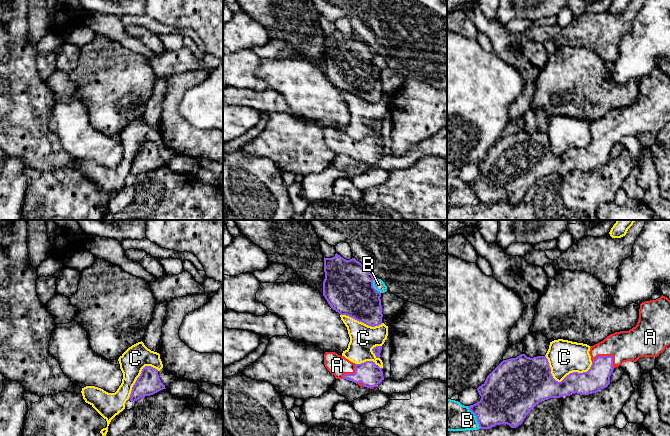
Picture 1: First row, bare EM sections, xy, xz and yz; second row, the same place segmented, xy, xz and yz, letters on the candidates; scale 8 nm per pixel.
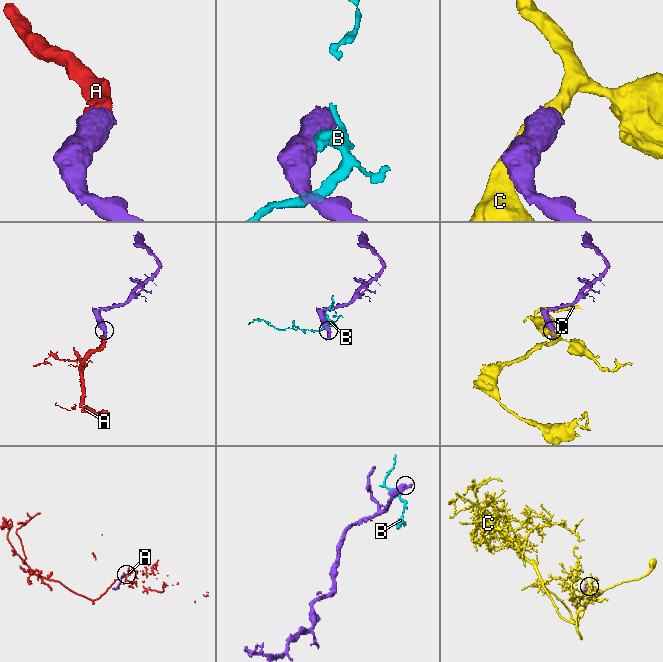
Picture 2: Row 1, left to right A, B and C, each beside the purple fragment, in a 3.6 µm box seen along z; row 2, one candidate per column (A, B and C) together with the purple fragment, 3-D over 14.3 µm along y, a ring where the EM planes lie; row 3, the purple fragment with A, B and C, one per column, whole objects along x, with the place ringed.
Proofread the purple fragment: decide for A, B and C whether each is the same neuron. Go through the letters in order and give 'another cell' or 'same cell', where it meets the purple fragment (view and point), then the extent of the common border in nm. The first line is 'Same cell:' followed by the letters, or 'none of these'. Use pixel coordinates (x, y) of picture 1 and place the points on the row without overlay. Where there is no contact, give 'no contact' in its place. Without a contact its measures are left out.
Same cell: A
A: same cell; meets purple in yz at (608, 132); contact 190 nm long
B: another cell; meets purple in yz at (476, 193); contact 200 nm long
C: another cell; meets purple in yz at (563, 155); contact 400 nm long

